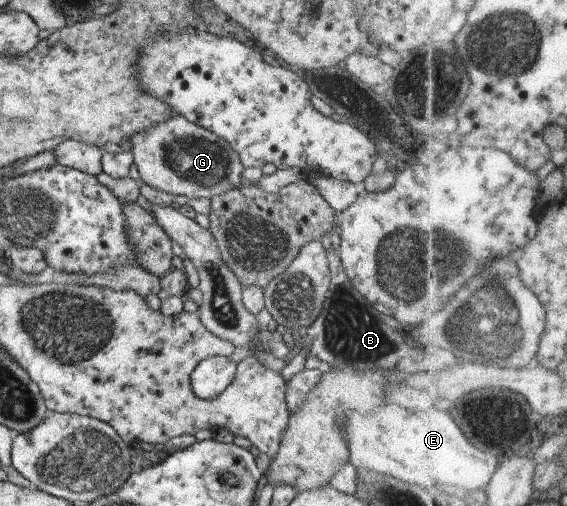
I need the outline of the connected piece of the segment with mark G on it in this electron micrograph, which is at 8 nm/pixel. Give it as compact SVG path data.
M179 115L173 116L165 122L159 122L151 128L145 128L143 132L133 134L129 141L131 142L132 164L137 166L139 181L157 190L163 190L163 192L169 192L172 195L180 194L188 199L209 198L211 200L213 196L219 196L227 190L235 190L246 182L241 177L244 167L239 162L239 156L233 152L233 148L225 140L215 136L213 132L209 132L209 130L197 126Z

